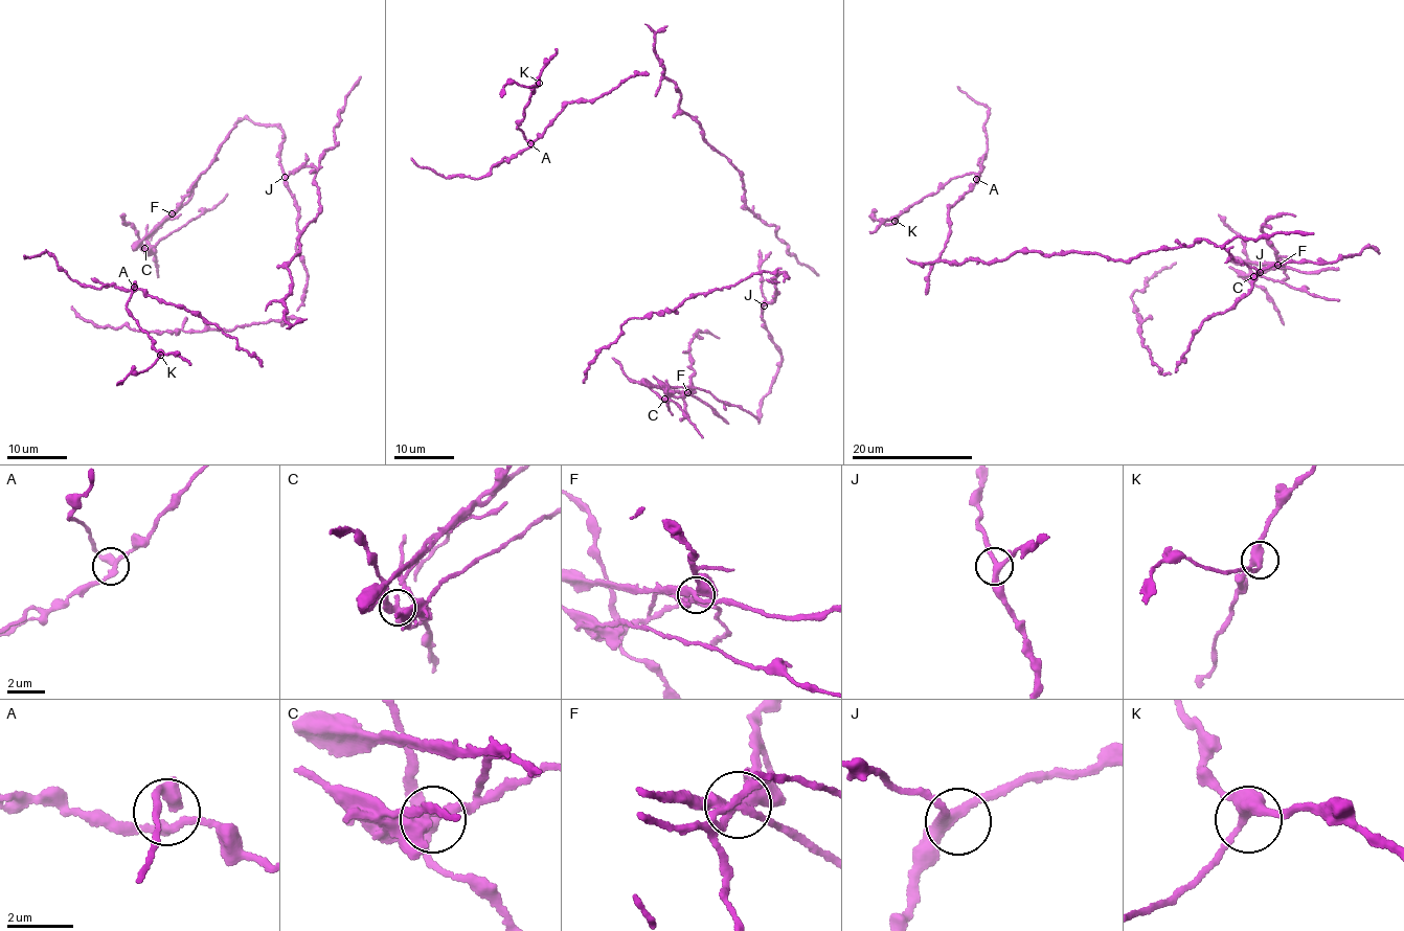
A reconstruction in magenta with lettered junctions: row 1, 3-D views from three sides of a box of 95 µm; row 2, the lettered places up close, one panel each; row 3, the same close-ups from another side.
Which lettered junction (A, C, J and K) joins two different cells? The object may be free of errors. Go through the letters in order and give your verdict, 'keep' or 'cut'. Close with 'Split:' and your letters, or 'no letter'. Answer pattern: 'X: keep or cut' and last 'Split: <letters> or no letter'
A: keep
C: cut
J: keep
K: keep
Split: C

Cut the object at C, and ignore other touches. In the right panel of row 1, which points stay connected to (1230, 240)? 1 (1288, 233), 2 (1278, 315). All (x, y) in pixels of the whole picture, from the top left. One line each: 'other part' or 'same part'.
1: same part
2: same part

